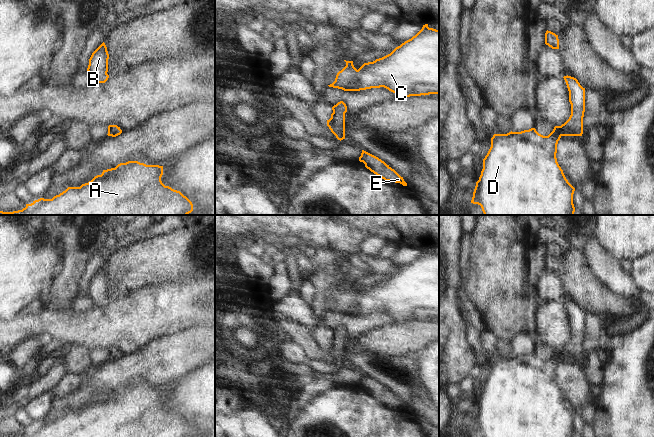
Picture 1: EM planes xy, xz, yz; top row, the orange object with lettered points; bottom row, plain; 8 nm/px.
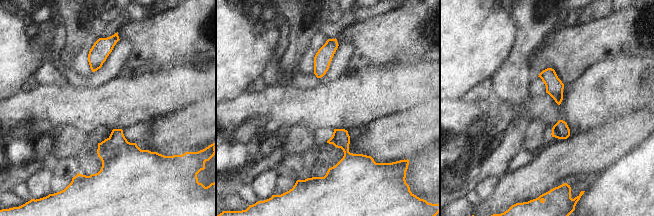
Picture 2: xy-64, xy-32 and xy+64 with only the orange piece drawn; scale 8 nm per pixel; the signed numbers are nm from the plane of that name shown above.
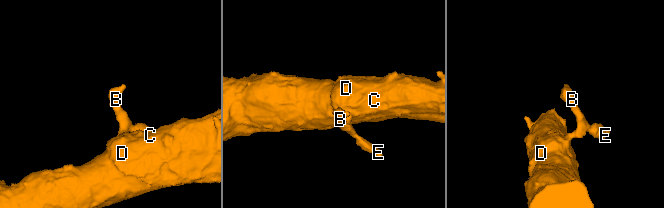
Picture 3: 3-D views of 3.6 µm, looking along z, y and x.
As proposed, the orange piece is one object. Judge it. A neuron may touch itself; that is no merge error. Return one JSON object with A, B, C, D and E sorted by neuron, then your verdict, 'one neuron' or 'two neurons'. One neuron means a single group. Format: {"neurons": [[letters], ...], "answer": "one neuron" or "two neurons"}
{"neurons": [["A", "B", "C", "D", "E"]], "answer": "one neuron"}

